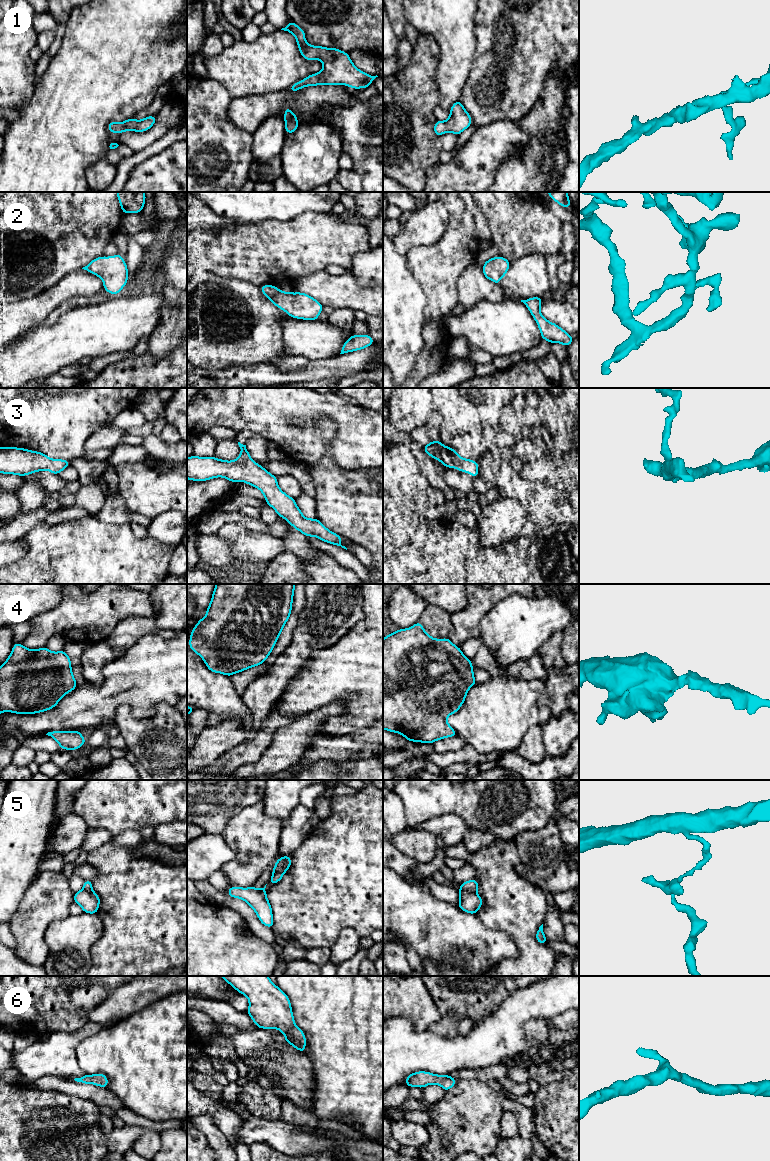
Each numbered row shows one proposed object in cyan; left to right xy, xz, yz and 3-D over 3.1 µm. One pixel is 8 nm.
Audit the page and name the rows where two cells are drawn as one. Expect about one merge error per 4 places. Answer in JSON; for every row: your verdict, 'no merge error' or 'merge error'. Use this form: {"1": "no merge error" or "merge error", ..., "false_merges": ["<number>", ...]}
{"1": "no merge error", "2": "no merge error", "3": "no merge error", "4": "no merge error", "5": "merge error", "6": "no merge error", "false_merges": ["5"]}

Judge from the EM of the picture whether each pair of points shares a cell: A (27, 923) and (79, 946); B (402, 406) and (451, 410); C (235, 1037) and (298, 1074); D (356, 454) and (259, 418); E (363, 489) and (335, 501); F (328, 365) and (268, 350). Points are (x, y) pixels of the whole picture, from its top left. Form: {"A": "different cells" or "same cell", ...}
{"A": "different cells", "B": "different cells", "C": "same cell", "D": "same cell", "E": "same cell", "F": "different cells"}

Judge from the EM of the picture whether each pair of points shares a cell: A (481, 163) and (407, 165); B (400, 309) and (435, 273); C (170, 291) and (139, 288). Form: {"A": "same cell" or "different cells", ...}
{"A": "different cells", "B": "different cells", "C": "different cells"}

